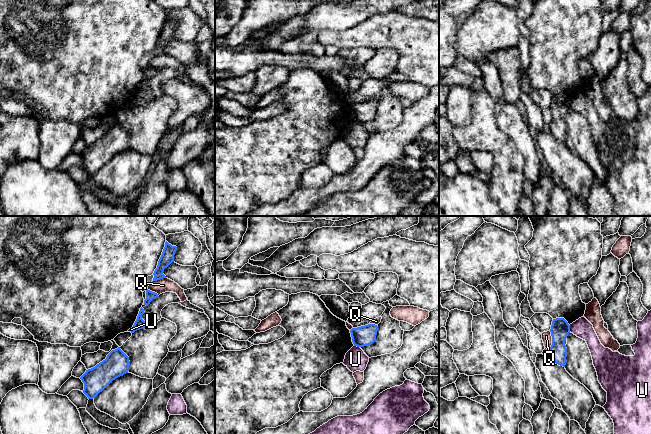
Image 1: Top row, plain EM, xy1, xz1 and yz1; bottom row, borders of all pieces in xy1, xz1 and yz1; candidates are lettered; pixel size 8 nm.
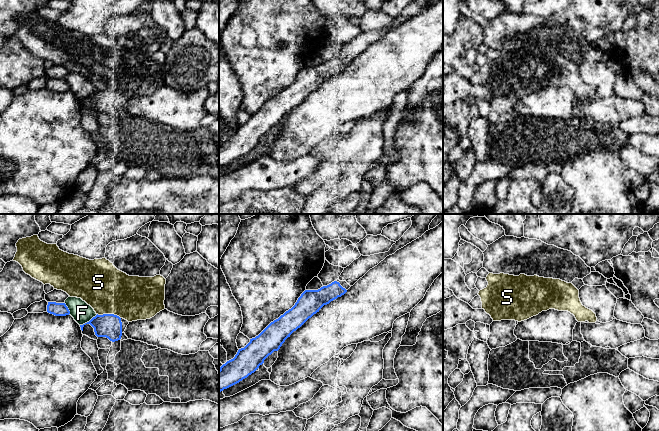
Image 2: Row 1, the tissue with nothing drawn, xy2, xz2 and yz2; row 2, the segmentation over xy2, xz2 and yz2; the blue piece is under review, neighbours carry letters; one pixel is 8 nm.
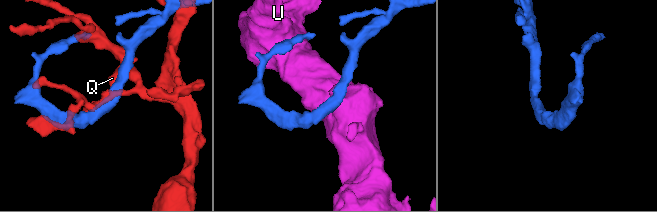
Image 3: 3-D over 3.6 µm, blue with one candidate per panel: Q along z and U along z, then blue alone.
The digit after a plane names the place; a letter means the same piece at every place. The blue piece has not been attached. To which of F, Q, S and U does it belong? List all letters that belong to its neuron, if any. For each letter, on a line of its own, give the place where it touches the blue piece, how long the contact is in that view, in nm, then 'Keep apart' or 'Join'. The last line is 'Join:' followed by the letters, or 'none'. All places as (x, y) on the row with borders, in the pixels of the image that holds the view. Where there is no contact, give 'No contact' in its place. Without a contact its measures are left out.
F: Touches blue at xy2 (89, 321). Shared border 170 nm. Keep apart
Q: Touches blue at yz1 (552, 340). Shared border 150 nm. Keep apart
S: Touches blue at xy2 (109, 314). Shared border 200 nm. Keep apart
U: Touches blue at yz1 (569, 328). Shared border 60 nm. Keep apart
Join: none

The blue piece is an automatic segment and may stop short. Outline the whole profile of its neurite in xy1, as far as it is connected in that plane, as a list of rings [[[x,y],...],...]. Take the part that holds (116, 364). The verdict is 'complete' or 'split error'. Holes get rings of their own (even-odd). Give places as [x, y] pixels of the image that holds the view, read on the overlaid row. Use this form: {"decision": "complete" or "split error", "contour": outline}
{"decision": "complete", "contour": [[[118,347],[112,350],[105,360],[95,367],[86,370],[80,377],[84,383],[83,393],[88,399],[95,398],[113,380],[129,371],[129,357]]]}

